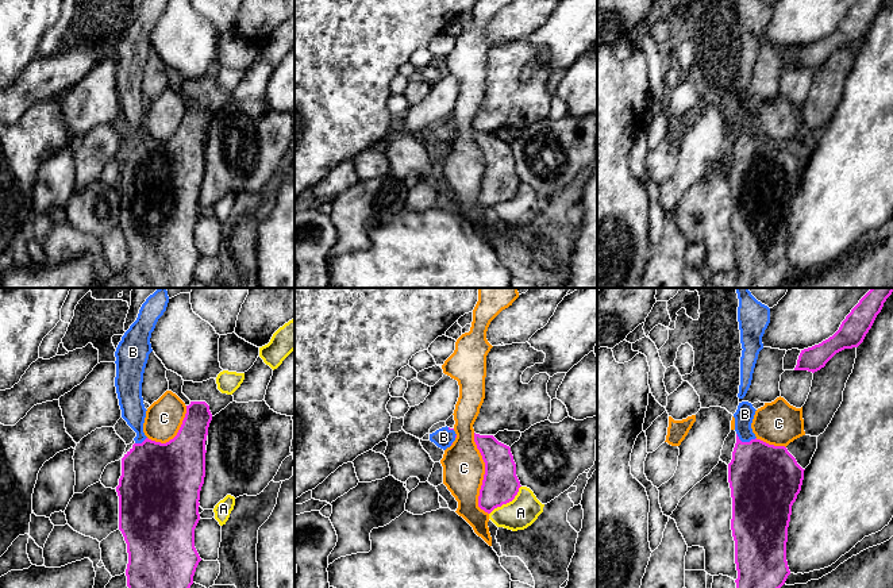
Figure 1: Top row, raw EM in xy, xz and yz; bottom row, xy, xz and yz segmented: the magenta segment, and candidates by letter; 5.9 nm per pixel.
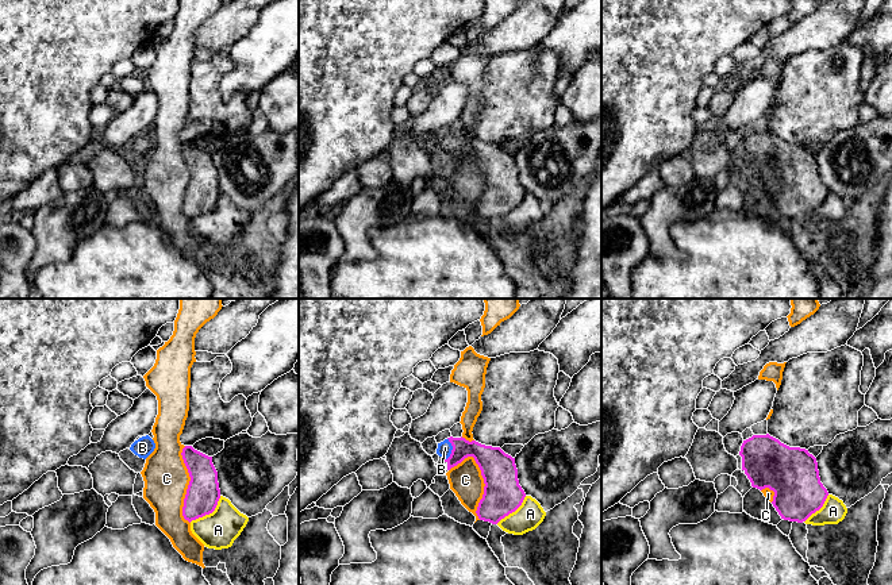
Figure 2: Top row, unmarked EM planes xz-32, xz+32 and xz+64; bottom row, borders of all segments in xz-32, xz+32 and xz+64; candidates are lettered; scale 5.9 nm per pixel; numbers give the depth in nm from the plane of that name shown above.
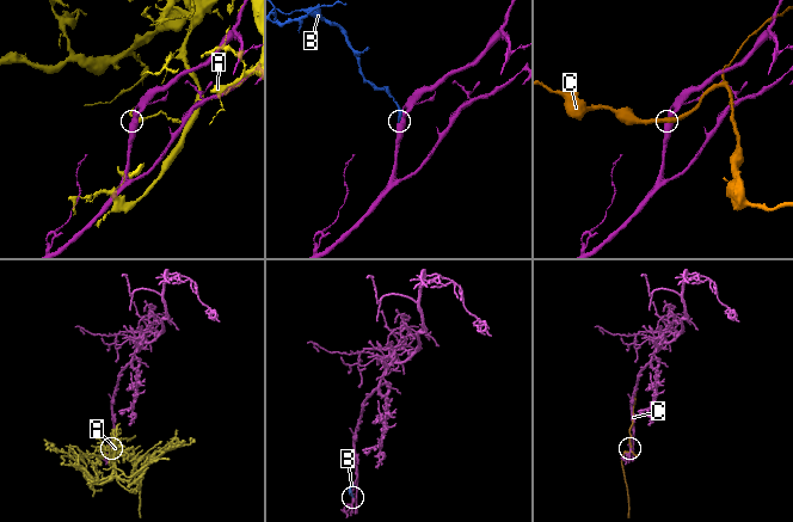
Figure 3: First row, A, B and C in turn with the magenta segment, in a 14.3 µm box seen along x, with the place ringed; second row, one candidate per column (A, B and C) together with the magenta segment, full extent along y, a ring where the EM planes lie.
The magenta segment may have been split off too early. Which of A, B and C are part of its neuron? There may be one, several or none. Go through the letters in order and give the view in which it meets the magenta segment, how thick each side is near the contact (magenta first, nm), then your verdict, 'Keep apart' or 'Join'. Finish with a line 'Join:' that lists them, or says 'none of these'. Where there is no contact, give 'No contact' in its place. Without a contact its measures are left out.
A: Touches magenta in xz. Thickness 220 nm (magenta) against 180 nm. Keep apart
B: Touches magenta in yz. Thickness 420 nm (magenta) against 110 nm. Join
C: Touches magenta in xz. Thickness 220 nm (magenta) against 260 nm. Keep apart
Join: B

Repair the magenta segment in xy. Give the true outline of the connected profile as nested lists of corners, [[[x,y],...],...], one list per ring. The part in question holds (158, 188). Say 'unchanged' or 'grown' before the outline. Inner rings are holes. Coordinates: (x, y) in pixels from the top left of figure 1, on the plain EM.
grown | [[[143,0],[136,18],[122,34],[116,54],[115,84],[122,107],[122,115],[136,130],[135,141],[122,155],[122,173],[116,189],[119,193],[119,227],[127,241],[128,261],[126,266],[128,288],[188,288],[201,258],[195,245],[195,226],[200,218],[199,197],[205,174],[205,138],[212,118],[205,99],[190,99],[177,132],[166,141],[149,137],[143,130],[146,105],[142,95],[143,70],[153,49],[150,35],[158,16],[166,8],[168,0]]]

